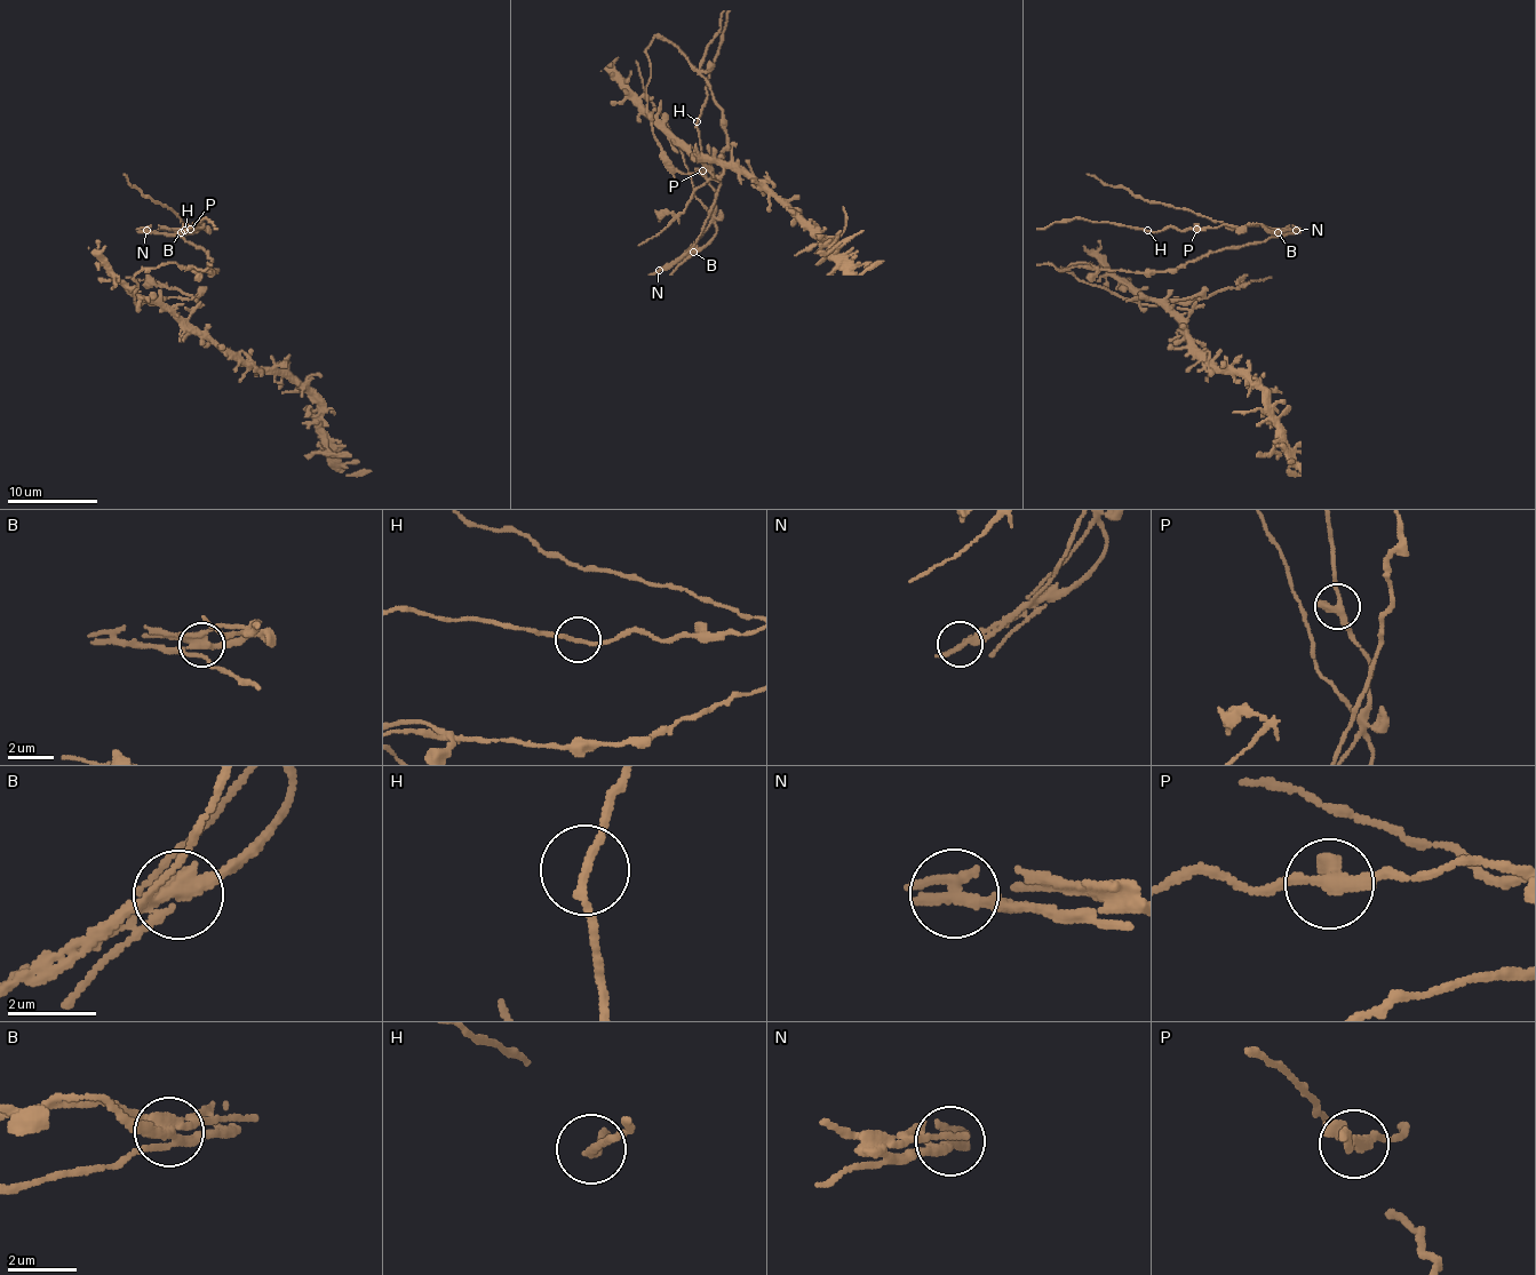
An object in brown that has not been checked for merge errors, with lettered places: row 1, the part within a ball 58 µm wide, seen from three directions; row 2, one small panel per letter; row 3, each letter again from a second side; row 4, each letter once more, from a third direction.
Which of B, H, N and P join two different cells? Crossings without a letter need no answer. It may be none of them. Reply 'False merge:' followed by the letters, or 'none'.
False merge: B, N

